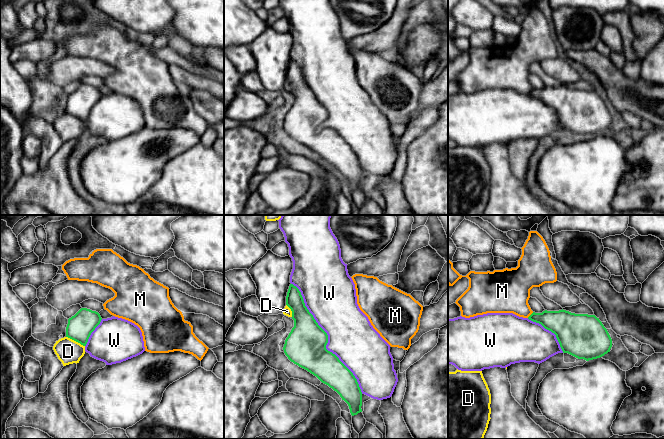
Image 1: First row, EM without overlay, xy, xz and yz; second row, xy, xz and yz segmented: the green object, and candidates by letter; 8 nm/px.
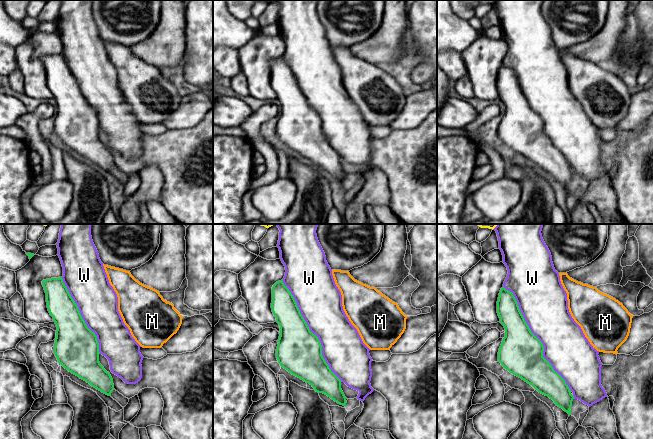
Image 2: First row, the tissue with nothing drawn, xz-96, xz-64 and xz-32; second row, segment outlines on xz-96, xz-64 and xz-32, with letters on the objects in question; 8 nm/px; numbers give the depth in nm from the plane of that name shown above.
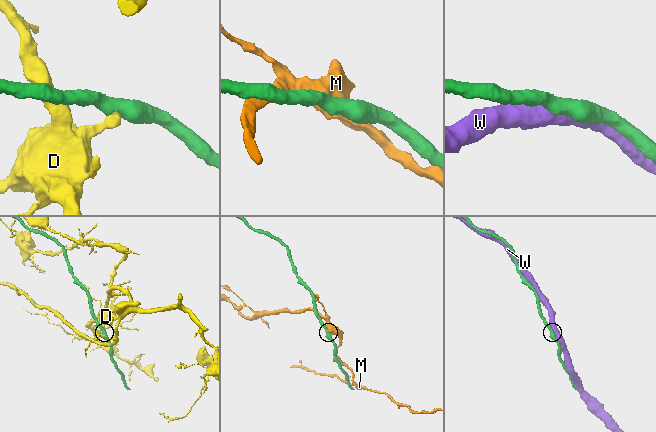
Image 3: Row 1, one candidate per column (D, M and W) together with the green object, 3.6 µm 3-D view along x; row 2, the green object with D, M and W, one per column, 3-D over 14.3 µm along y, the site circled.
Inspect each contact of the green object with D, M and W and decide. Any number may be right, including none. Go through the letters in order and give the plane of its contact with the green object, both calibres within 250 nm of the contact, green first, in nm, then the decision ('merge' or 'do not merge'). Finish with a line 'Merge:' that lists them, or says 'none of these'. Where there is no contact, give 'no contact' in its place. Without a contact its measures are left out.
D: contact in xy; calibres 200 and 200 nm; do not merge
M: contact in yz; calibres 200 and 320 nm; do not merge
W: contact in xz; calibres 320 and 380 nm; merge
Merge: W

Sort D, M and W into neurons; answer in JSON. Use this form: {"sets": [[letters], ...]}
{"sets": [["D"], ["M"], ["W"]]}

